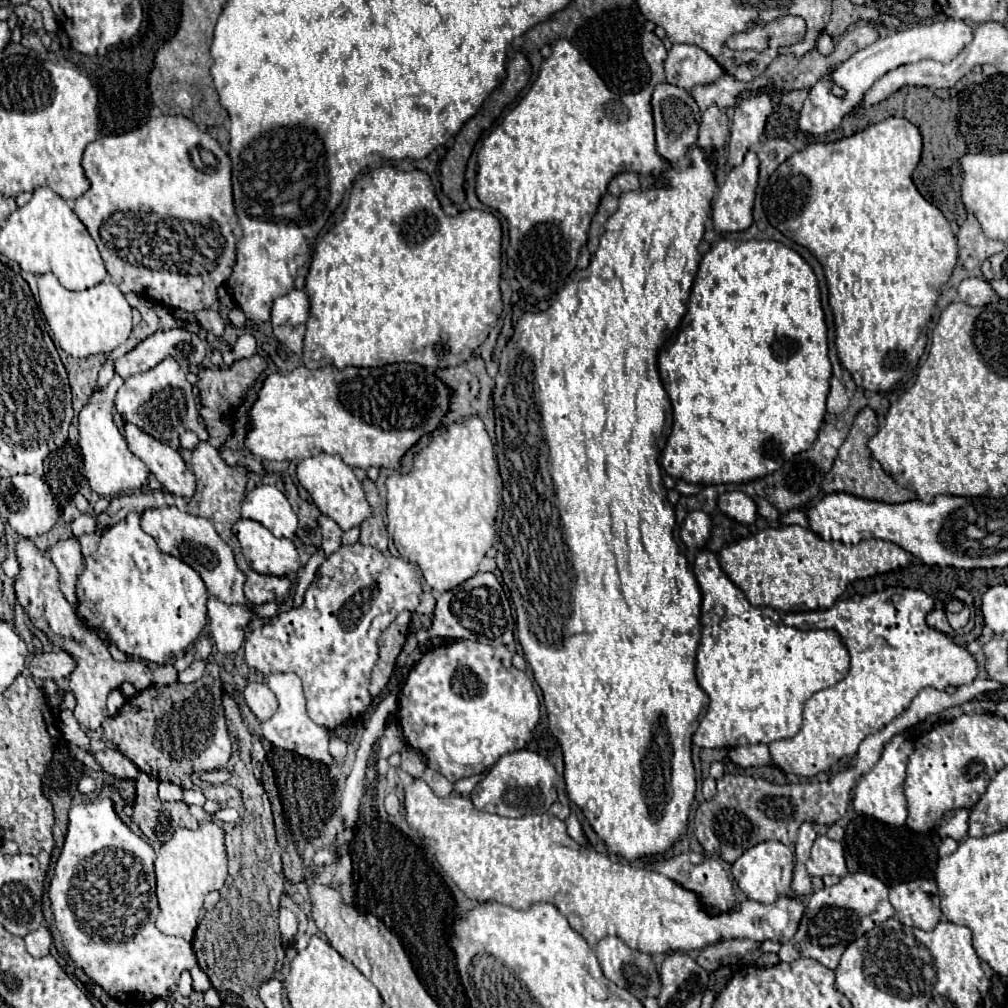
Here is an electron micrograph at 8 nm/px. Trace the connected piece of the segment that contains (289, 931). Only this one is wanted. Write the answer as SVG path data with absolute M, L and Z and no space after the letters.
M279 907L279 931L281 931L283 943L291 945L295 933L297 933L297 917L285 907Z

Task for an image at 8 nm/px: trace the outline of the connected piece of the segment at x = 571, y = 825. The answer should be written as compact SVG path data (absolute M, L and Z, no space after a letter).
M569 815L565 823L567 823L567 833L569 833L569 837L571 837L573 841L581 843L583 847L589 847L589 841L587 841L587 837L585 837L585 831L583 831L581 821L577 819L577 815Z

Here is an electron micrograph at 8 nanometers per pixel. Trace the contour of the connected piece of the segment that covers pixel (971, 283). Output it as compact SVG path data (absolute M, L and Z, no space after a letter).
M973 277L973 279L961 281L961 285L957 287L957 293L963 303L967 303L971 307L983 307L989 303L993 289L983 277Z

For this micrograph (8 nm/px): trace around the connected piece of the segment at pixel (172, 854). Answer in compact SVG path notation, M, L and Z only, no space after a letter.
M207 821L201 823L195 831L177 829L173 839L161 845L161 851L157 853L155 877L155 893L159 899L159 917L155 921L155 927L165 935L181 937L191 943L207 893L219 891L227 879L227 855L221 825L215 821Z

